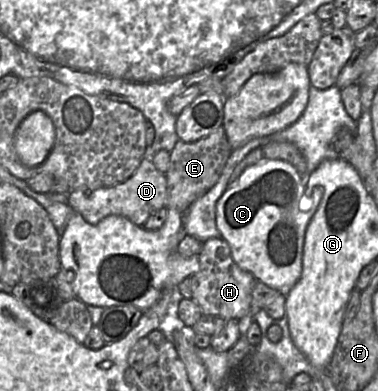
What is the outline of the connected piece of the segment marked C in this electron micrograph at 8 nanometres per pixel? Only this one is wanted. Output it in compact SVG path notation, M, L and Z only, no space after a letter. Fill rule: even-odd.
M267 160L247 167L237 181L230 184L216 205L216 225L221 238L228 243L235 263L257 281L284 295L301 276L305 233L316 207L304 196L305 192L306 184L295 166L282 160Z

